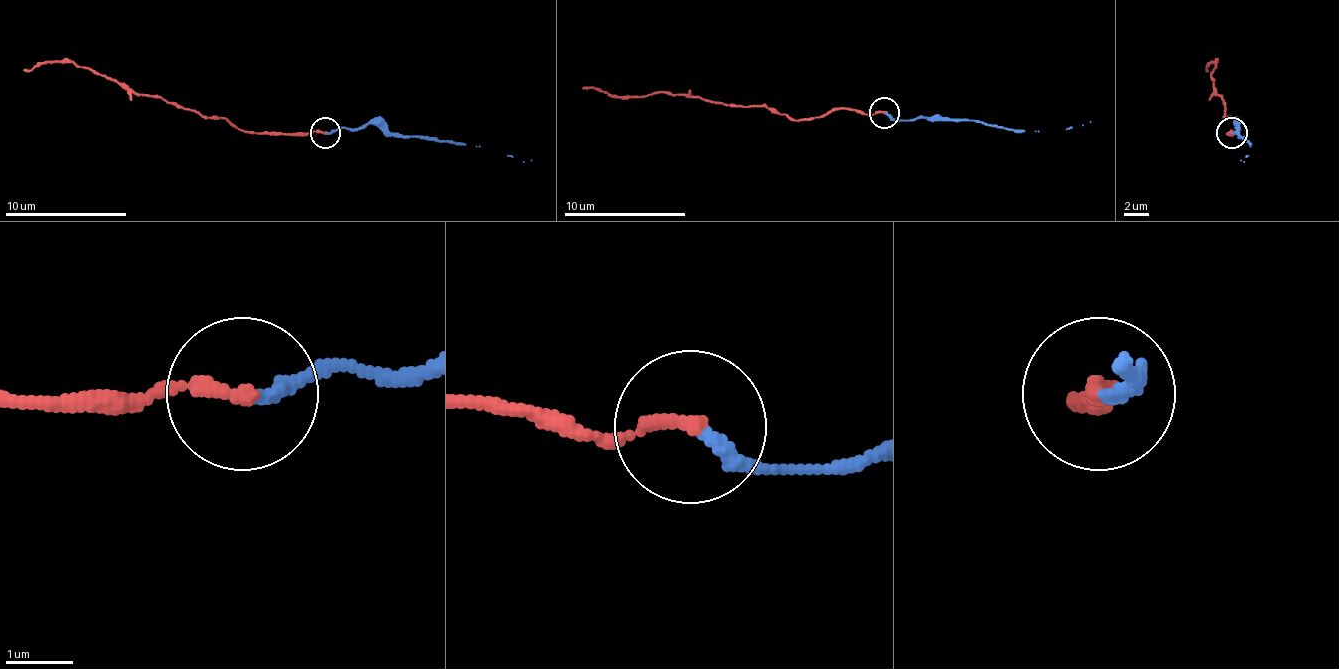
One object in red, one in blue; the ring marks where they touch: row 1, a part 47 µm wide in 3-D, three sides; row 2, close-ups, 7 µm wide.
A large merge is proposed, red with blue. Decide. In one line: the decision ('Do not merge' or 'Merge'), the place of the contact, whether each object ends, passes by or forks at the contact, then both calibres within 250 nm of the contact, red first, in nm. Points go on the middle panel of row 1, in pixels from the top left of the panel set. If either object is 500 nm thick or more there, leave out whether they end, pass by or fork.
Merge. Place: (884, 113). At the ring red ends. At the ring blue ends. Thickness 220 nm (red) against 200 nm

